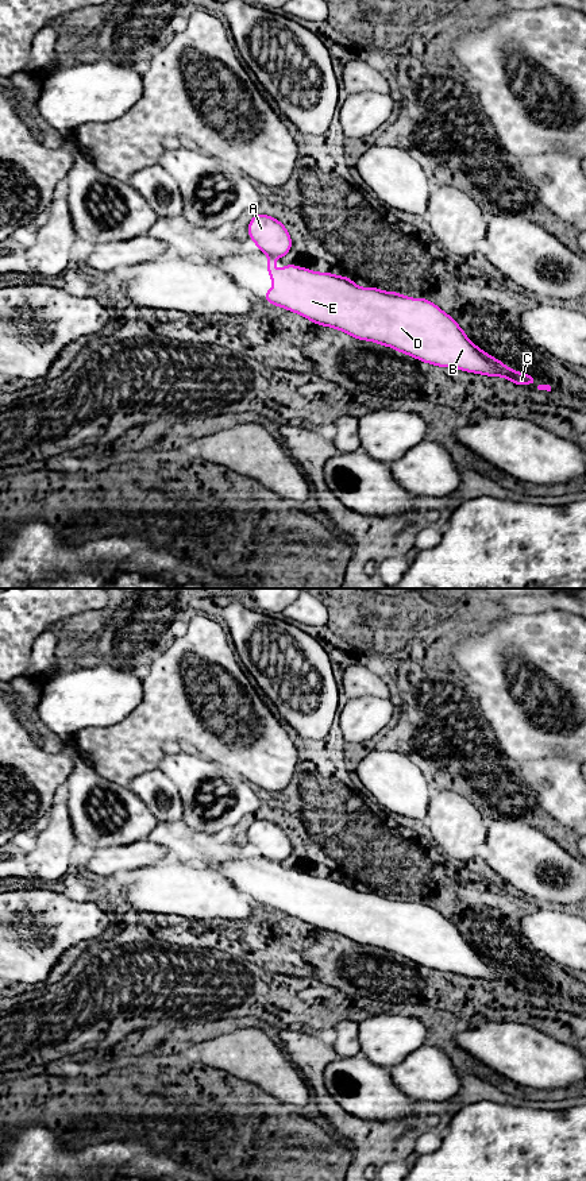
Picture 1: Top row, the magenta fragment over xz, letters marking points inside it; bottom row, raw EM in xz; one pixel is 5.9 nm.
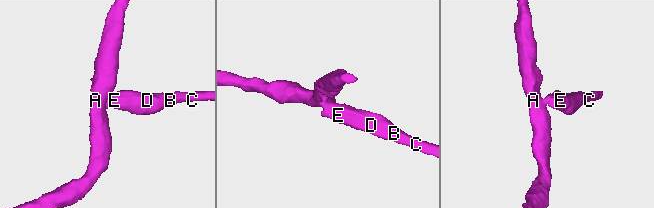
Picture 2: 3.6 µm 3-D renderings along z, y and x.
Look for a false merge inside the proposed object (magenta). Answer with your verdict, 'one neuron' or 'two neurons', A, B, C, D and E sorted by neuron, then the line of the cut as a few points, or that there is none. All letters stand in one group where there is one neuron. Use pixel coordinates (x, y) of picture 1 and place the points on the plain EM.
two neurons; groups A / B C D E; cut xz (269, 859), (274, 863)

